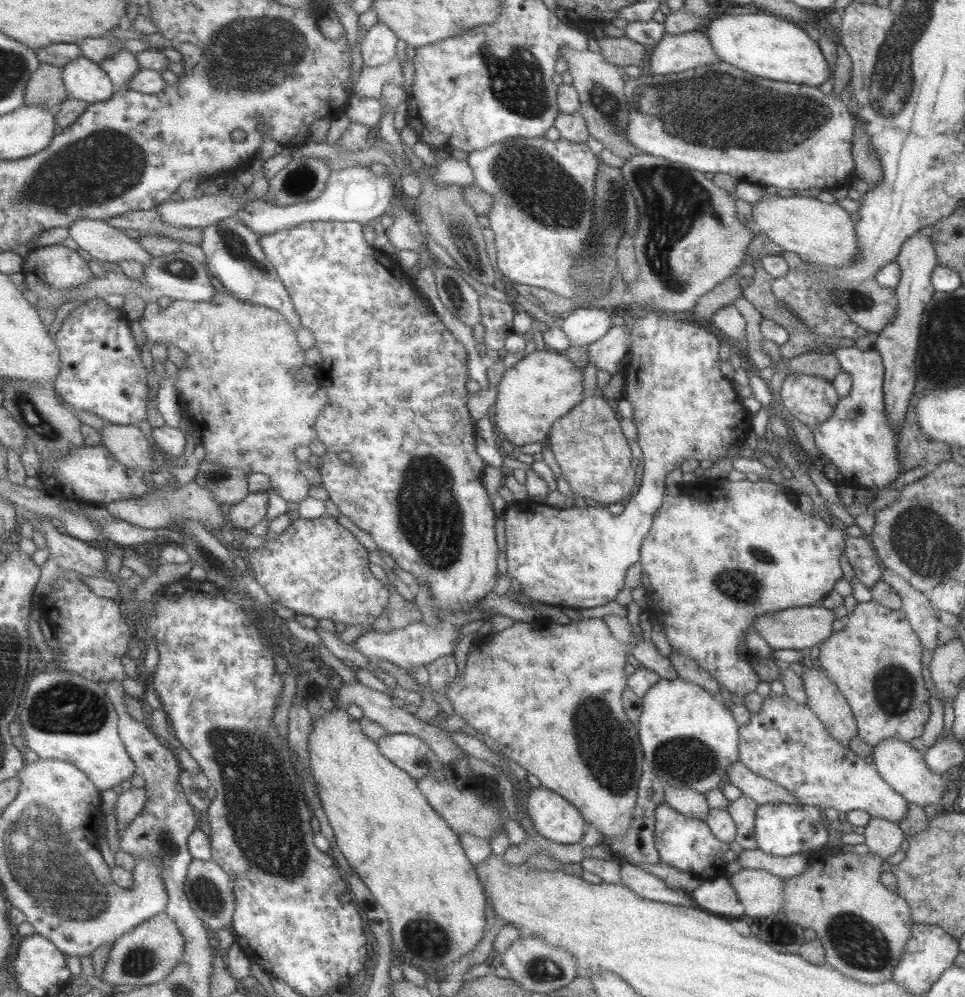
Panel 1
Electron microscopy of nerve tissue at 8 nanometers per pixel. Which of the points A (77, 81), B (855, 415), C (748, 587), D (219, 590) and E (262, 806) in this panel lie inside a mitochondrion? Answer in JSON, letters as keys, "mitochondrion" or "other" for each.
{"A":"other","B":"mitochondrion","C":"mitochondrion","D":"other","E":"mitochondrion"}

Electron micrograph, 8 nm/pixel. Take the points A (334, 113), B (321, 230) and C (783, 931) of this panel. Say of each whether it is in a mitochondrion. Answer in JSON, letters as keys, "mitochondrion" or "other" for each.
{"A":"other","B":"other","C":"other"}

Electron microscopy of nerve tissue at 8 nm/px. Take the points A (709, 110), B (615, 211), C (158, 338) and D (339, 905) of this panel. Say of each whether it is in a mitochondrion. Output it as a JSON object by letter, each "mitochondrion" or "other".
{"A":"mitochondrion","B":"mitochondrion","C":"other","D":"other"}

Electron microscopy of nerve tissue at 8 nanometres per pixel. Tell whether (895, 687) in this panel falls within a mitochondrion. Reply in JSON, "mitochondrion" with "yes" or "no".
{"mitochondrion":"yes"}

